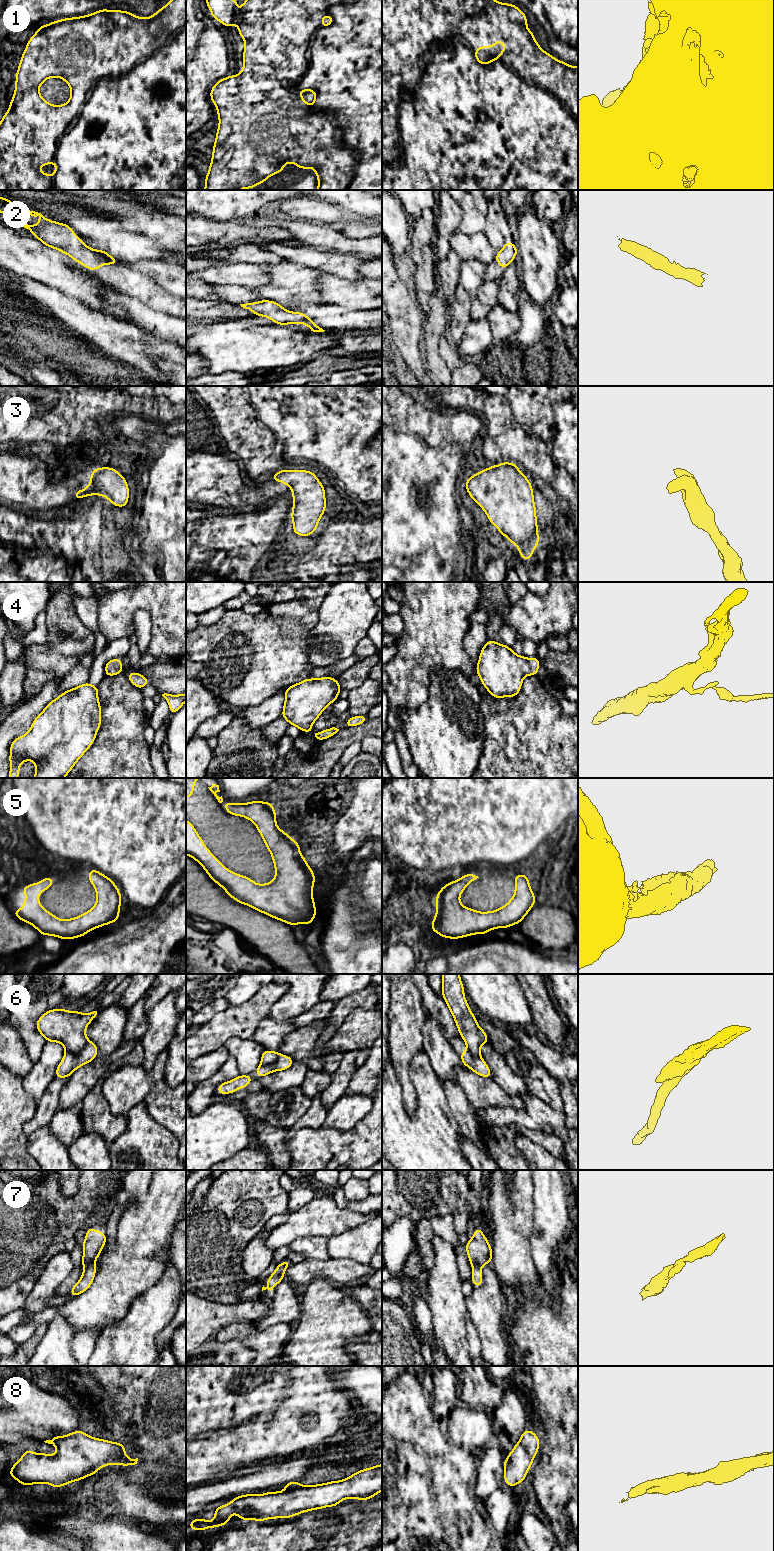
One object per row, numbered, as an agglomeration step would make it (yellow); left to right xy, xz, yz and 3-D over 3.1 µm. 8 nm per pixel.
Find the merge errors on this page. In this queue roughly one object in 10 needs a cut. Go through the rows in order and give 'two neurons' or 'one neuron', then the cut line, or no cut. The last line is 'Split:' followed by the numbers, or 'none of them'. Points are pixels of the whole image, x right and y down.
1: one neuron | no cut
2: one neuron | no cut
3: one neuron | no cut
4: one neuron | no cut
5: one neuron | no cut
6: two neurons | xy (88, 1041), (77, 1053), (65, 1053)
7: one neuron | no cut
8: one neuron | no cut
Split: 6

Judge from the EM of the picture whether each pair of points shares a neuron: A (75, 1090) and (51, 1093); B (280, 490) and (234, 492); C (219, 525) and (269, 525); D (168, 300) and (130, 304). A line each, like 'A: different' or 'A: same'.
A: different
B: same
C: different
D: different

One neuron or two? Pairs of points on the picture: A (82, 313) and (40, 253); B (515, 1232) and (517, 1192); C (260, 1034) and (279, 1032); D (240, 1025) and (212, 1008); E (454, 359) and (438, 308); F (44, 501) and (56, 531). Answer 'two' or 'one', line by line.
A: two
B: one
C: one
D: two
E: two
F: two

